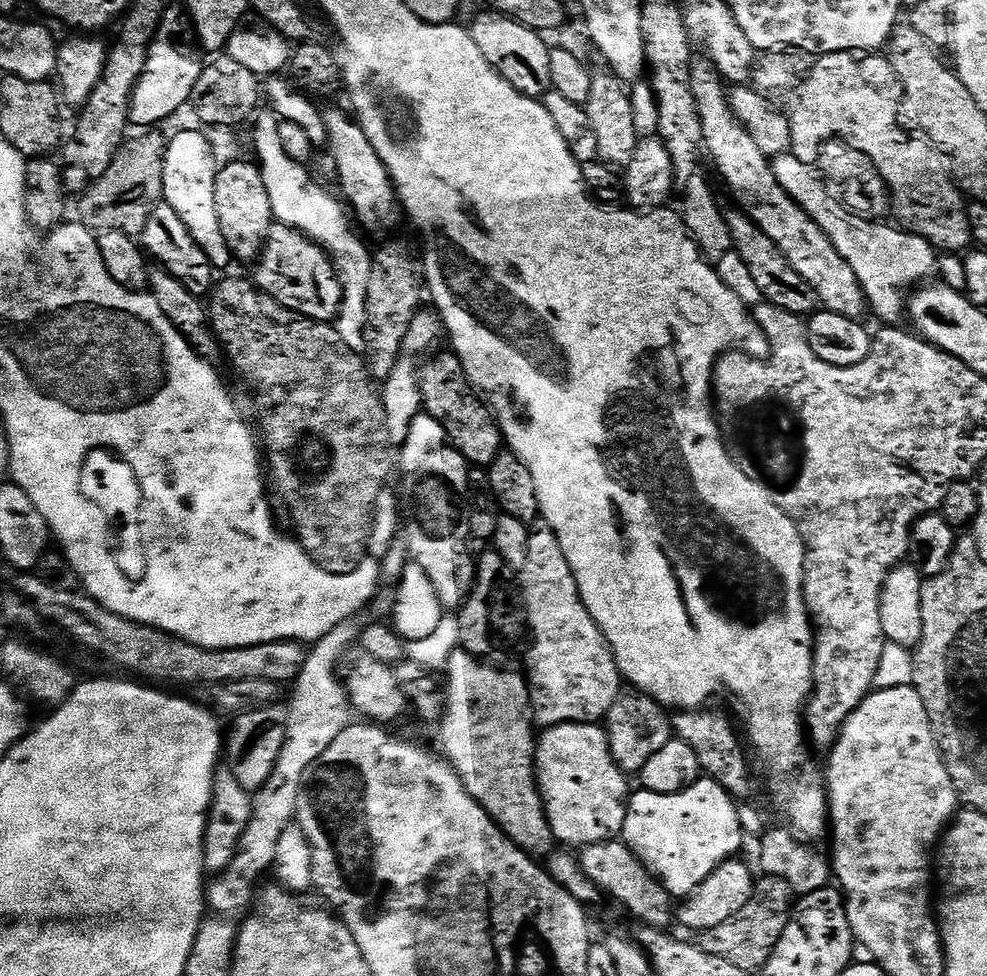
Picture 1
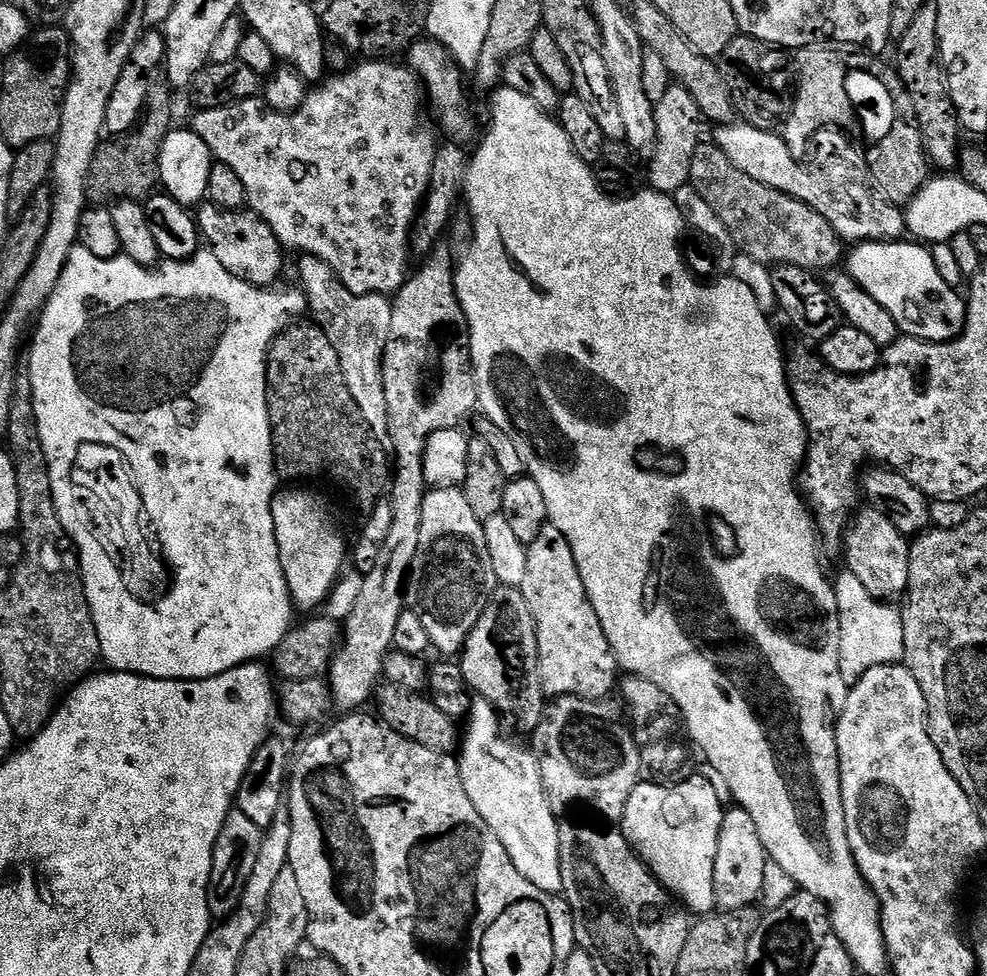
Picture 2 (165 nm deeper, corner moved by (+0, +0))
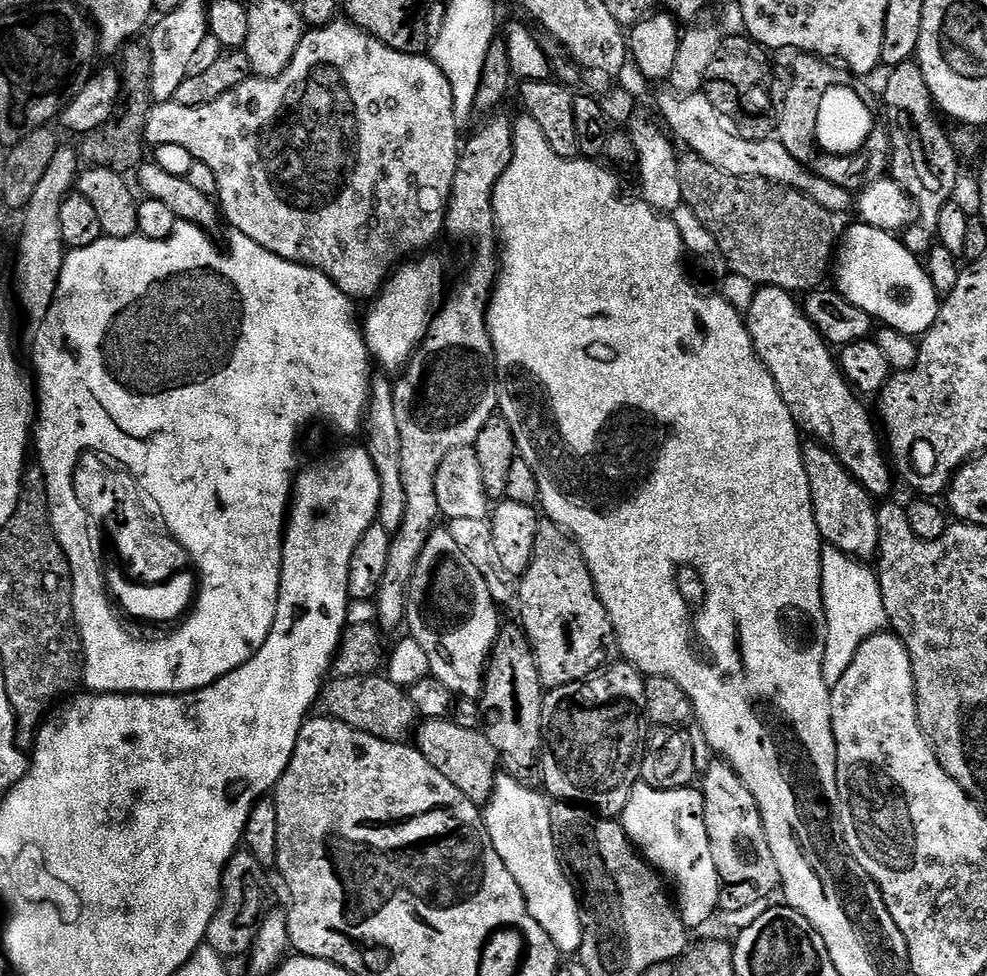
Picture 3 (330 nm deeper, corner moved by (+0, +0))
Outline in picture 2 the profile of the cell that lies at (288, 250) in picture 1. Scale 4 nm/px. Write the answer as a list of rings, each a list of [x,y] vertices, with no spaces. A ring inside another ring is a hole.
[[[211,202],[200,204],[195,217],[203,243],[234,278],[242,278],[255,288],[271,288],[279,281],[276,279],[284,272],[286,252],[262,217],[251,210],[229,210]]]

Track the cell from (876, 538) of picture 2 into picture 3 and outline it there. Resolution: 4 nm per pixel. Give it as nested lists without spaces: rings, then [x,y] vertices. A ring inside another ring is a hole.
[[[820,442],[811,443],[804,444],[804,465],[806,466],[806,478],[810,480],[814,518],[818,522],[821,541],[842,550],[847,556],[855,556],[861,562],[867,561],[869,559],[867,556],[875,557],[880,550],[880,527],[876,517],[877,505],[874,503],[873,496],[840,465],[831,448]]]

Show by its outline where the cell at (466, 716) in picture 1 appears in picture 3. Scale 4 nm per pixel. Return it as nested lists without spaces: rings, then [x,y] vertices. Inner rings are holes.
[[[497,775],[496,785],[487,804],[482,808],[482,819],[498,858],[506,862],[506,870],[514,874],[514,882],[528,899],[533,918],[550,934],[561,954],[579,953],[584,927],[580,921],[582,904],[573,881],[564,872],[554,846],[550,830],[550,800],[543,791],[535,792],[512,776]]]

